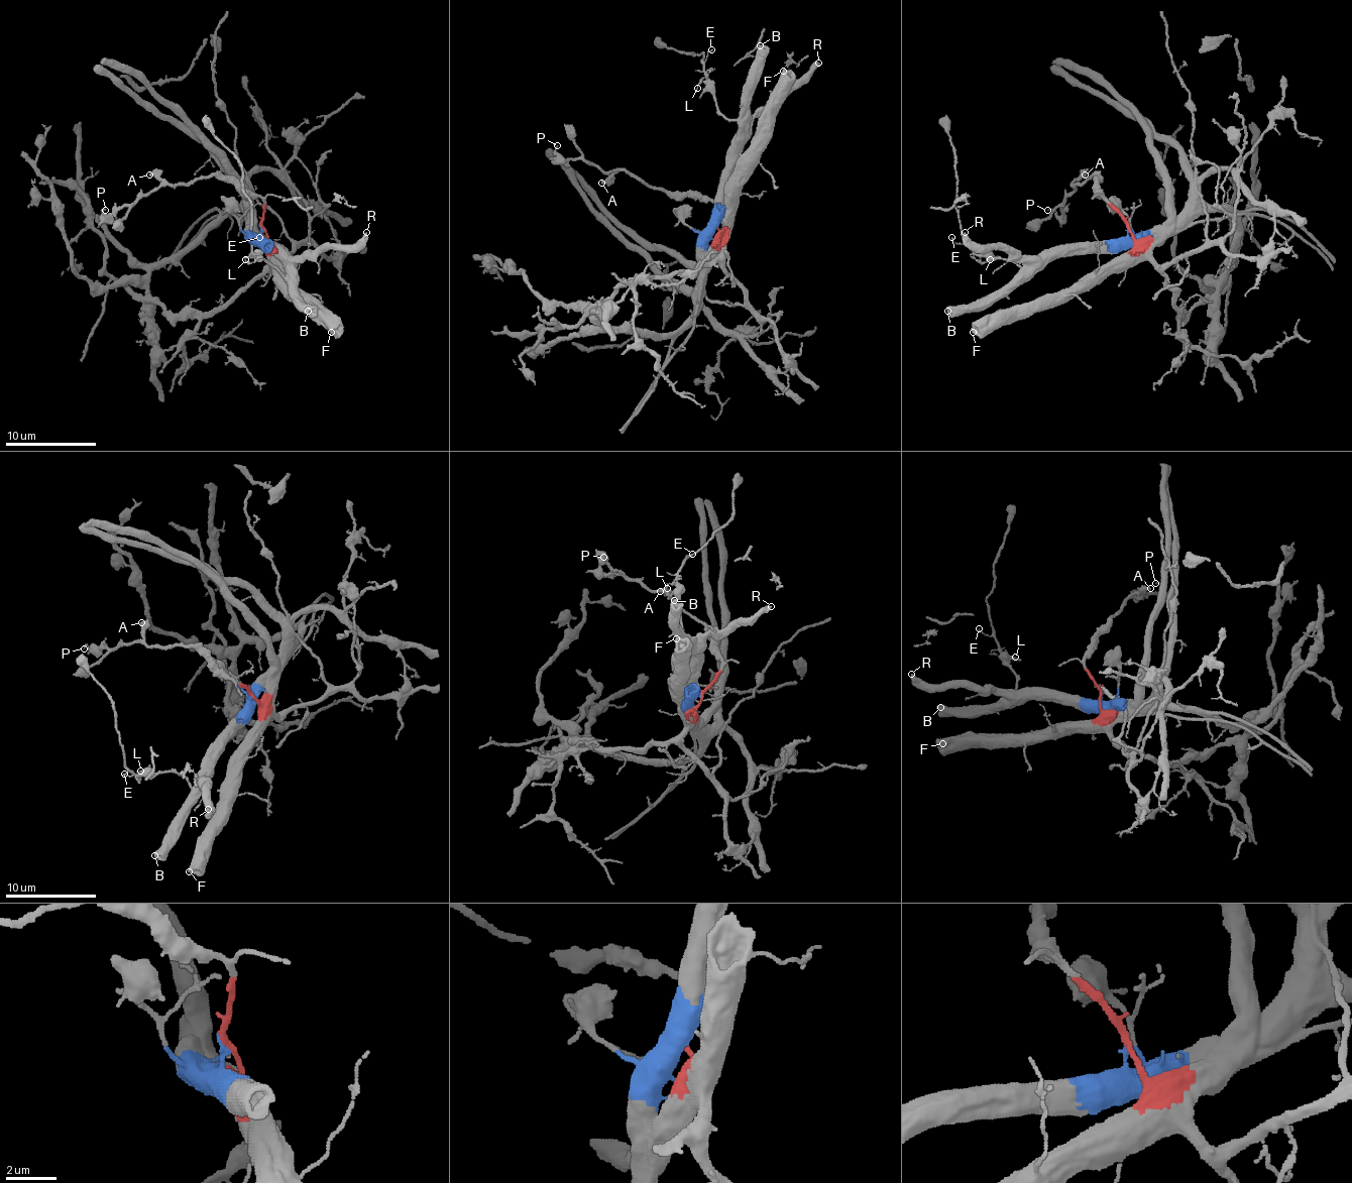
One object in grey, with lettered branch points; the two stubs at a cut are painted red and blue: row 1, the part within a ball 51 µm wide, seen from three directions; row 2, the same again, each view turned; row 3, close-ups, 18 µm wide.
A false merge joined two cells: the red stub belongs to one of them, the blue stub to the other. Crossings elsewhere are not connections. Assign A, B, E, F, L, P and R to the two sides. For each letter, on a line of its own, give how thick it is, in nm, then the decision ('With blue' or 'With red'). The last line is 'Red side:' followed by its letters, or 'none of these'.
A: Thickness 460 nm. With red
B: Thickness 550 nm. With blue
E: Thickness 110 nm. With blue
F: Thickness 500 nm. With red
L: Thickness 120 nm. With blue
P: Thickness 100 nm. With red
R: Thickness 360 nm. With blue
Red side: A, F, P

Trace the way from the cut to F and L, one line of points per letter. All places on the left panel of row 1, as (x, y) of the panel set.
F: (260, 227), (267, 236), (267, 248), (278, 268), (320, 310), (331, 332)
L: (260, 227), (260, 234), (286, 263), (286, 275), (265, 259), (256, 257), (251, 263), (245, 259)

